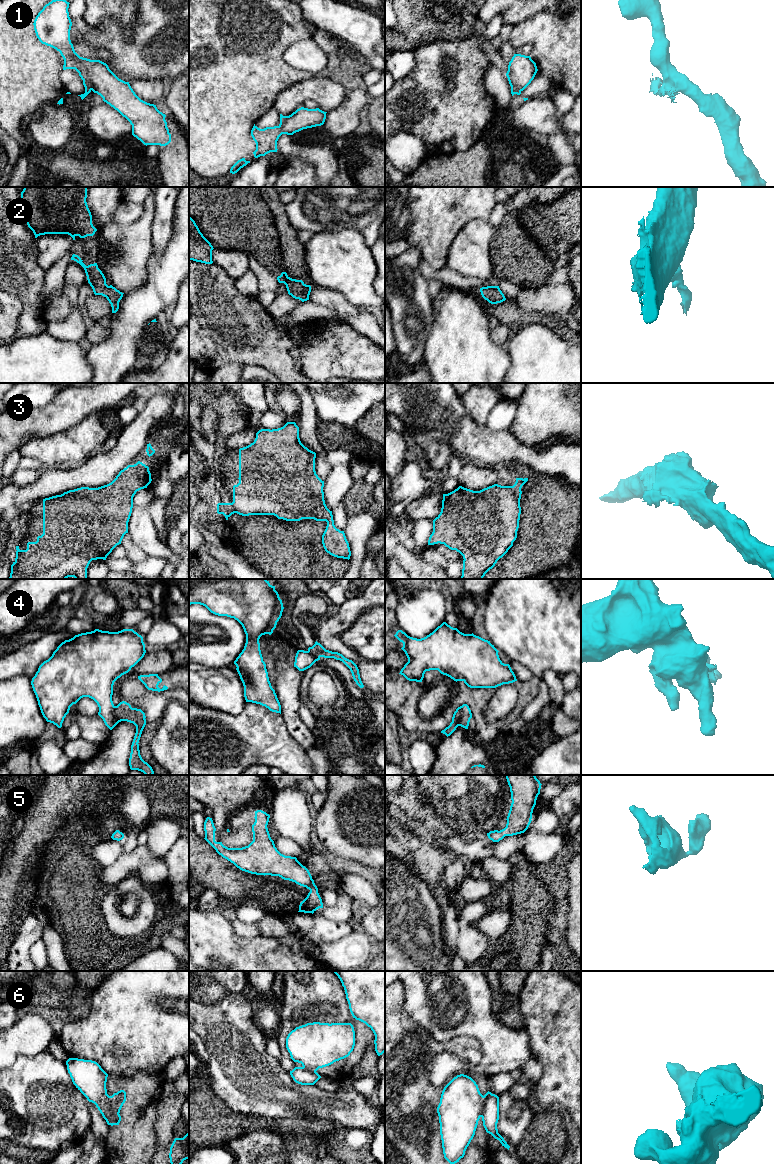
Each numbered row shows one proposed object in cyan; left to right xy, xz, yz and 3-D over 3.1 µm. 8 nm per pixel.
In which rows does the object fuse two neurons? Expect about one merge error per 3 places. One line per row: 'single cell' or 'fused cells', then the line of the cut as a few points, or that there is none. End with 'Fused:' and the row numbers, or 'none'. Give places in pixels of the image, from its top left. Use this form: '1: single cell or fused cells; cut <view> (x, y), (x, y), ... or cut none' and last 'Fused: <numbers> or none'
1: fused cells; cut xy (60, 52), (64, 53), (71, 60), (74, 68)
2: single cell; cut none
3: single cell; cut none
4: fused cells; cut yz (461, 706), (461, 716), (457, 725)
5: single cell; cut none
6: fused cells; cut yz (484, 1096), (481, 1116)
Fused: 1, 4, 6

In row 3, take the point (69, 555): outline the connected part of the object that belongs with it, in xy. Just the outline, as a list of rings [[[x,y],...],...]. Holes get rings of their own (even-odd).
[[[138,461],[121,470],[109,484],[89,488],[69,490],[61,495],[43,499],[43,534],[36,542],[28,542],[26,550],[16,546],[16,558],[11,565],[9,579],[87,579],[87,568],[92,560],[103,559],[119,544],[128,533],[128,522],[133,508],[133,497],[137,491],[151,483],[149,467]]]

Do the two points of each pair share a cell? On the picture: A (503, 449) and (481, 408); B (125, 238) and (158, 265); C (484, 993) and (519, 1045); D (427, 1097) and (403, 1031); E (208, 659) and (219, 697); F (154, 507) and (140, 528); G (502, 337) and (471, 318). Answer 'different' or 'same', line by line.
A: different
B: different
C: same
D: same
E: different
F: different
G: different

